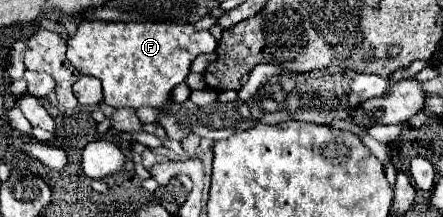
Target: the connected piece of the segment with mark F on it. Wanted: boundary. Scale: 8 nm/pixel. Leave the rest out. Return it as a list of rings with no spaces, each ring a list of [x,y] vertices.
[[[81,20],[77,32],[67,40],[67,60],[81,72],[95,76],[103,82],[103,102],[113,108],[139,108],[151,106],[159,108],[169,102],[171,90],[181,84],[195,56],[203,52],[213,52],[217,48],[217,40],[209,30],[193,30],[191,24],[173,24],[173,22],[89,22]]]

